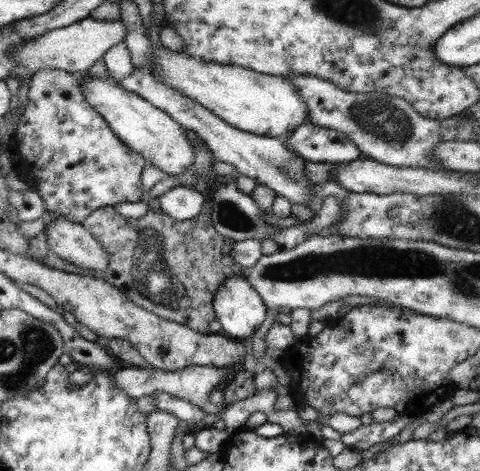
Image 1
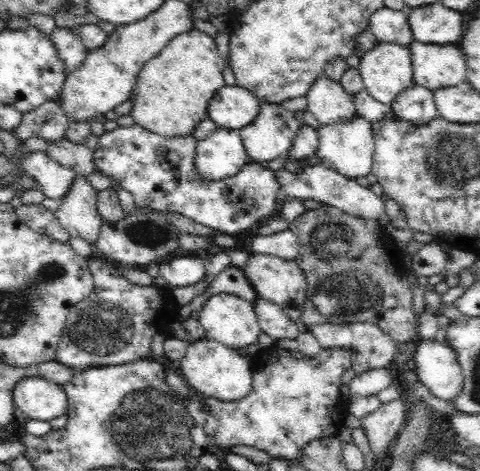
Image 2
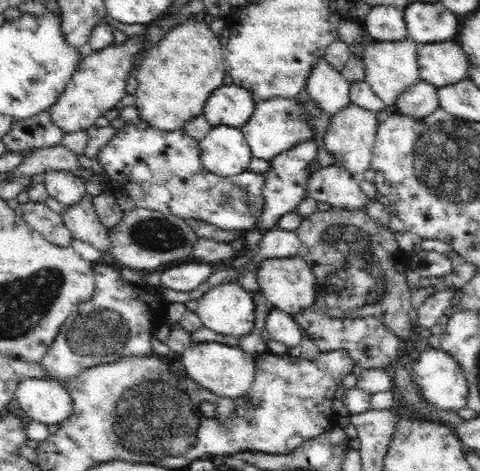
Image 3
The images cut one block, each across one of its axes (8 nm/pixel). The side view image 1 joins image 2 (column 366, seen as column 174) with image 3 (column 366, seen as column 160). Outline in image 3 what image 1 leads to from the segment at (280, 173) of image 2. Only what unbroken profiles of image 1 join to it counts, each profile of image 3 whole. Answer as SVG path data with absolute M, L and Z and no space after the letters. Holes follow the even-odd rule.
M326 166L310 174L308 196L316 202L330 204L332 208L346 210L366 210L366 204L374 202L360 190L358 178L338 166Z

